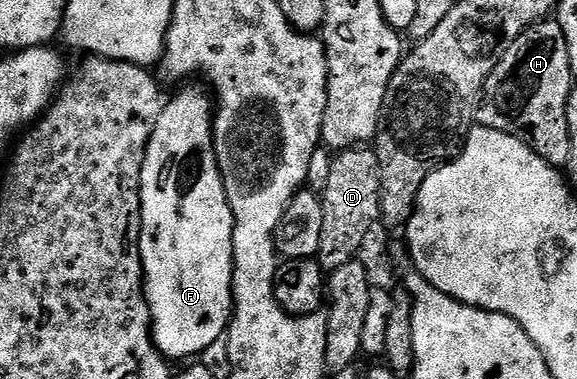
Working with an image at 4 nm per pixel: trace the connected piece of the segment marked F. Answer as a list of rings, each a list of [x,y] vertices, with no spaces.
[[[184,89],[177,95],[173,101],[165,100],[163,102],[160,114],[158,115],[158,123],[154,123],[154,135],[148,144],[146,151],[146,159],[142,163],[142,179],[140,180],[140,258],[144,264],[144,294],[148,297],[148,306],[152,312],[152,336],[156,339],[156,346],[165,358],[172,357],[196,357],[199,358],[206,351],[206,347],[210,347],[210,343],[214,343],[218,338],[225,336],[226,330],[232,320],[234,312],[234,302],[232,300],[232,212],[230,211],[230,203],[226,199],[226,191],[222,183],[222,175],[218,167],[218,159],[216,158],[216,144],[212,138],[212,123],[214,120],[214,101],[207,92],[203,93],[200,89]]]

